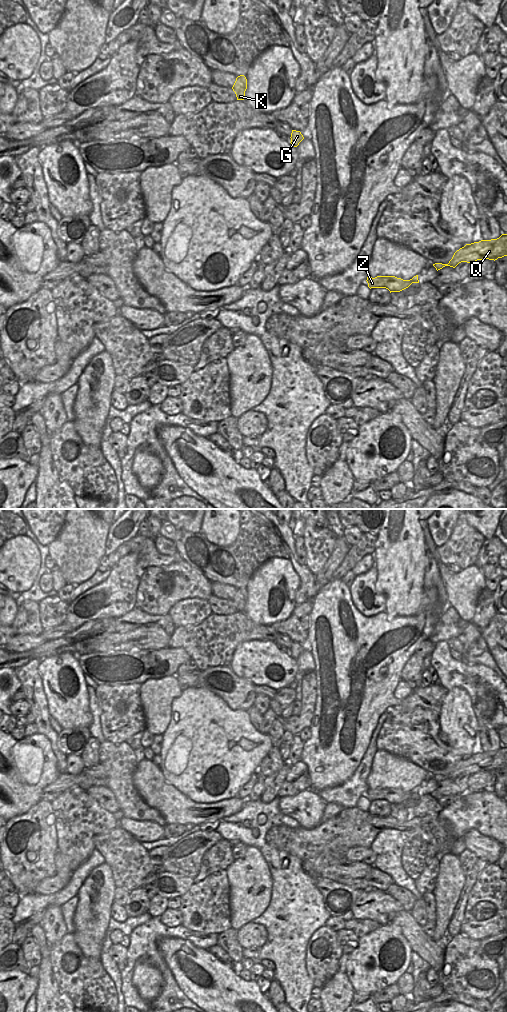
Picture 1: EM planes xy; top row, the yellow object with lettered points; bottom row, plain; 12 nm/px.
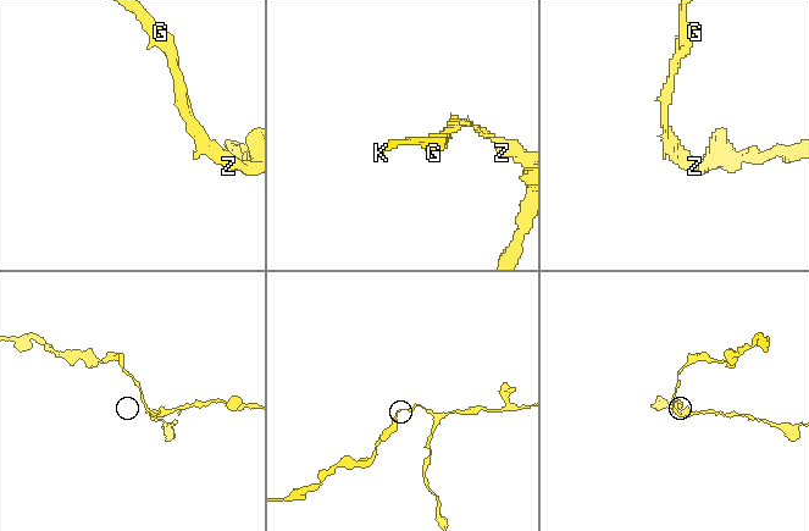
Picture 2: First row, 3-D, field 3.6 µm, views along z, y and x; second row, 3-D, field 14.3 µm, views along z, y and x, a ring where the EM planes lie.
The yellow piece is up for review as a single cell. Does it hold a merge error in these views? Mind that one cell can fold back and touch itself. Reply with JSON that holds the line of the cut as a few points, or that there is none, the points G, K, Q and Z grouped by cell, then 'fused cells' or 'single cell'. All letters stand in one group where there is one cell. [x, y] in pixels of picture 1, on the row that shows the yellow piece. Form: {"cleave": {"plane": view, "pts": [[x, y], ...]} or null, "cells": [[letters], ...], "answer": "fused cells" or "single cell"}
{"cleave": null, "cells": [["G", "K", "Q", "Z"]], "answer": "single cell"}

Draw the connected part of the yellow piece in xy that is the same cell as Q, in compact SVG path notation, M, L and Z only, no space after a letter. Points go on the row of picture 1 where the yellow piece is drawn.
M502 234L497 239L466 244L454 253L448 264L435 263L433 266L438 271L445 266L455 268L461 262L472 263L483 259L495 261L504 256L507 256L507 234Z

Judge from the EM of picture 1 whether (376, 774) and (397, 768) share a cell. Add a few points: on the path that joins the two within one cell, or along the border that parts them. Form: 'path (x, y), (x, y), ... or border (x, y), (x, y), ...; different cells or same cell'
path (381, 774), (392, 771); same cell

